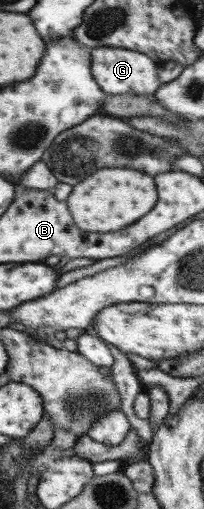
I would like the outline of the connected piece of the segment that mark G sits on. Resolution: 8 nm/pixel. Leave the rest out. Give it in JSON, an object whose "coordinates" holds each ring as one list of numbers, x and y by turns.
{"coordinates":[[90,48,90,72,97,81,99,89,111,95,151,95,159,87,157,81,157,67,155,61,140,51,128,50,127,48]]}

